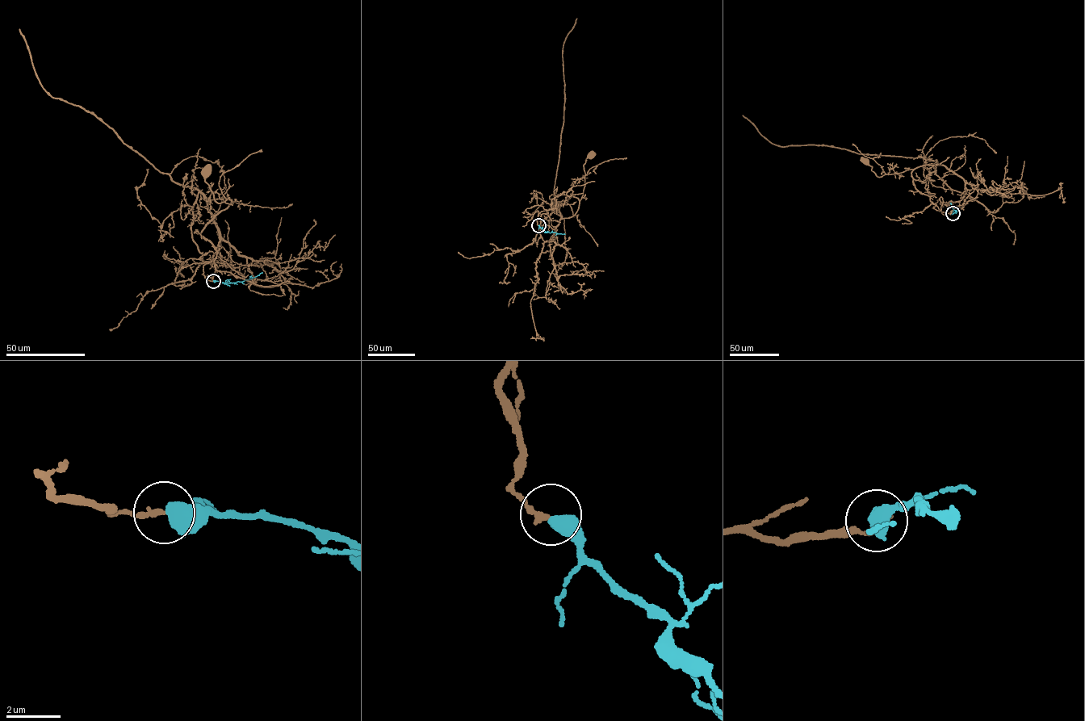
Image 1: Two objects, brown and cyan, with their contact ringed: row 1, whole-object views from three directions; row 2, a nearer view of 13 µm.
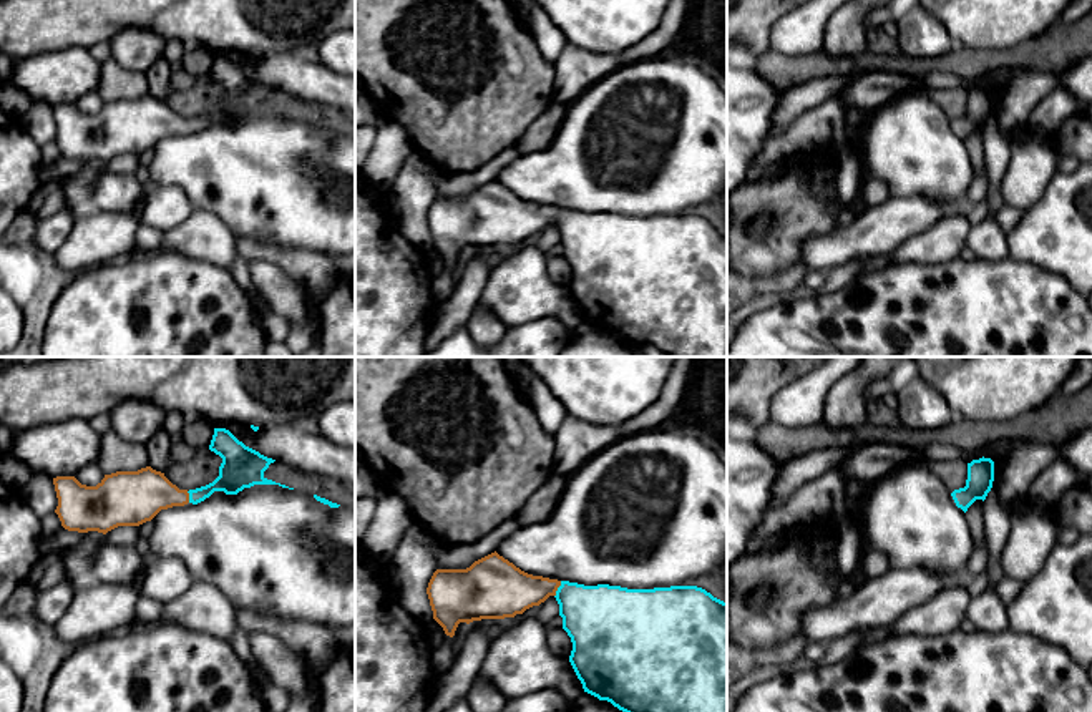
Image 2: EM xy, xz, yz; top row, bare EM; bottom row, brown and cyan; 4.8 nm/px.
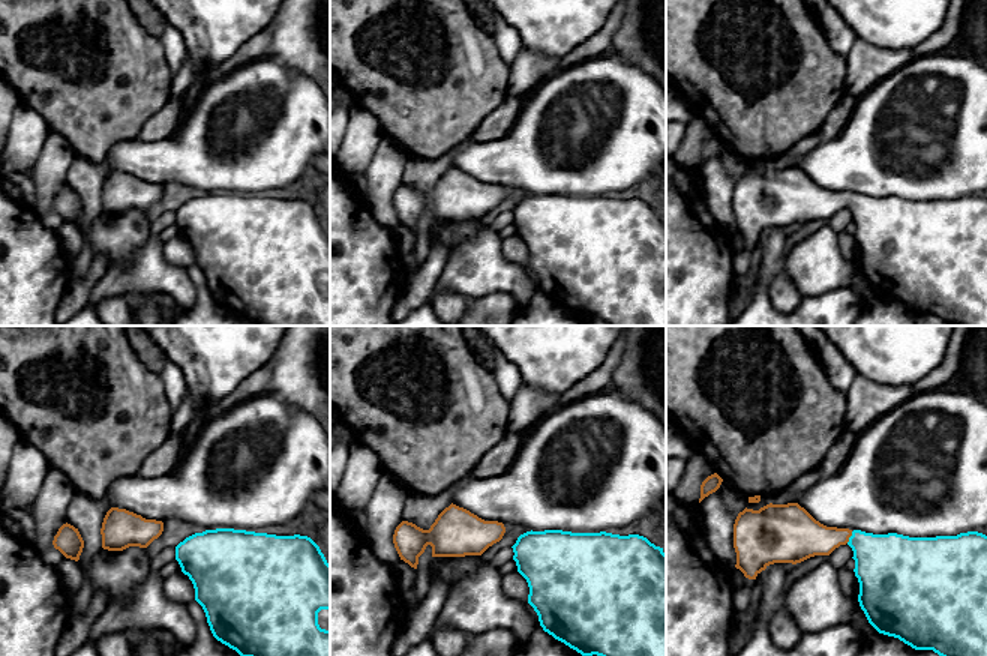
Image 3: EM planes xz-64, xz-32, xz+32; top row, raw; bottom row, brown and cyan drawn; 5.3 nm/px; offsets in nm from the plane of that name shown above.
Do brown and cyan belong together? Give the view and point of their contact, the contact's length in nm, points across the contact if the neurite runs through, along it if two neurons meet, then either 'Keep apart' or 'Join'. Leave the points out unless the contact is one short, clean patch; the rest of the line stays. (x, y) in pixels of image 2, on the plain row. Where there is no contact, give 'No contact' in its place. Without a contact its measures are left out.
Touches brown at xz (556, 218). Shared border 90 nm. Path across: xz (505, 219), (556, 218), (565, 219), (598, 248). Join

